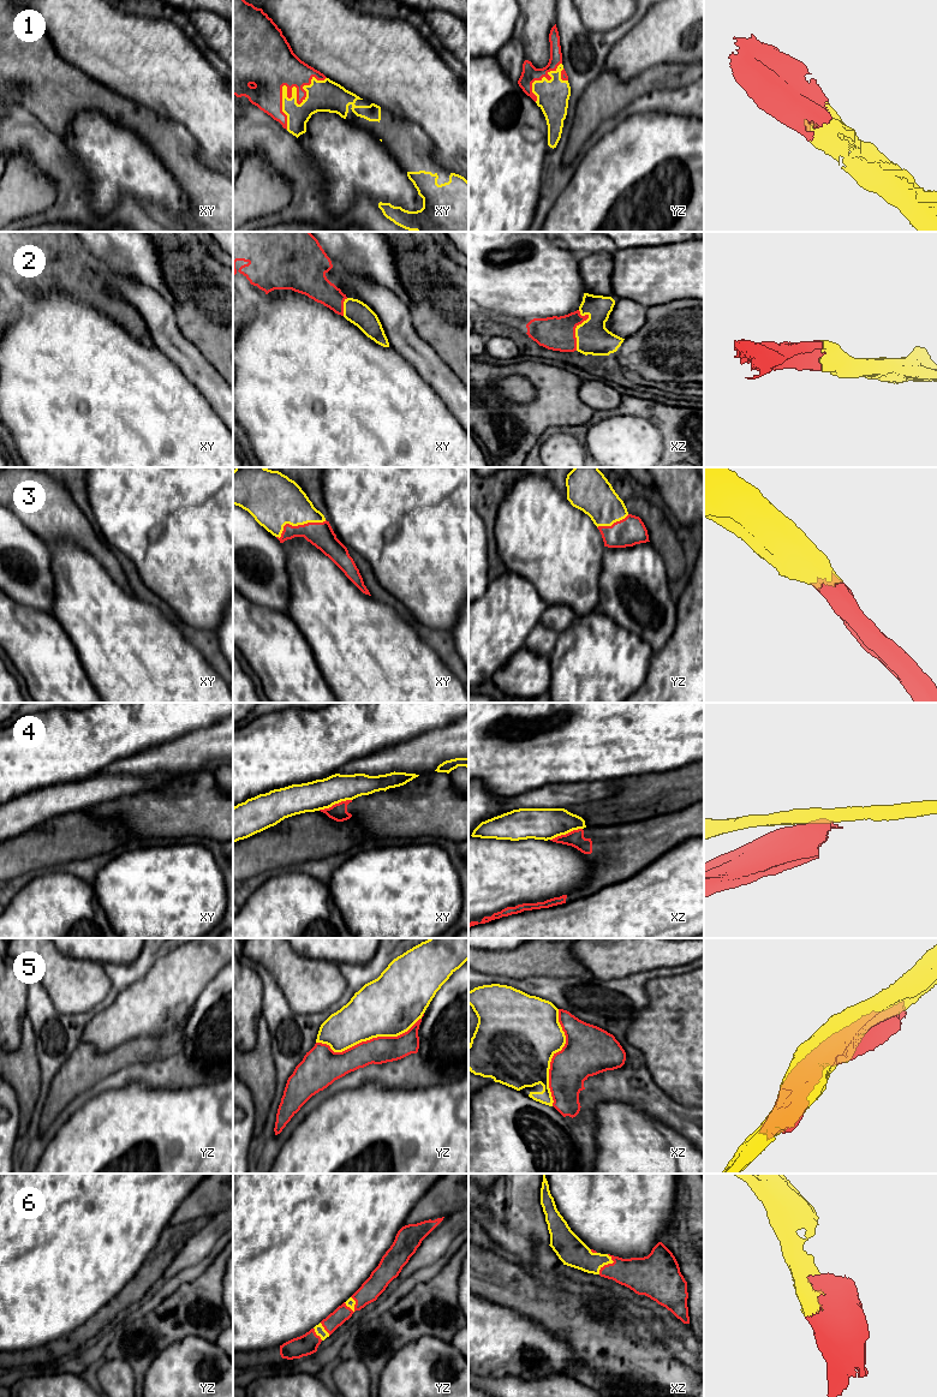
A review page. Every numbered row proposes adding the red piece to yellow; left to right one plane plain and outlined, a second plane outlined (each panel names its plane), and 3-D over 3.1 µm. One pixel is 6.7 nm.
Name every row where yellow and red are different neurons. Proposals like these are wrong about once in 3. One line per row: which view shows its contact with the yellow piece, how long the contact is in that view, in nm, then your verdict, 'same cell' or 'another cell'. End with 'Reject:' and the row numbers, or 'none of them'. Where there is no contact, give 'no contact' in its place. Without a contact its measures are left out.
1: contact in xy; length 440 nm; same cell
2: contact in xz; length 280 nm; same cell
3: contact in xy; length 360 nm; same cell
4: contact in xy; length 240 nm; another cell
5: contact in yz; length 750 nm; another cell
6: contact in xz; length 150 nm; same cell
Reject: 4, 5

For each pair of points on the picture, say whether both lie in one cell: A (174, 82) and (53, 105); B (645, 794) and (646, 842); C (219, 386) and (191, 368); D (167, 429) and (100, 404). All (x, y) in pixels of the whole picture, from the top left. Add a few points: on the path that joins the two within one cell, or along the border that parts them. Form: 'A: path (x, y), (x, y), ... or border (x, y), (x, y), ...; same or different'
A: border (94, 78), (143, 106); different
B: border (674, 812), (656, 815), (619, 825); different
C: path (212, 384), (198, 371); same
D: path (150, 429), (125, 429), (117, 421); same

